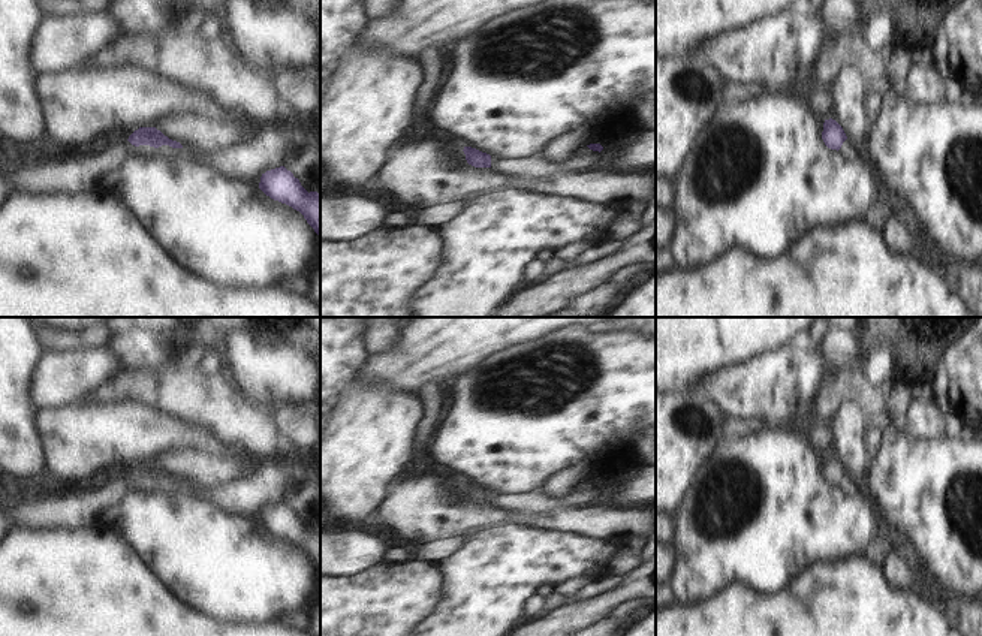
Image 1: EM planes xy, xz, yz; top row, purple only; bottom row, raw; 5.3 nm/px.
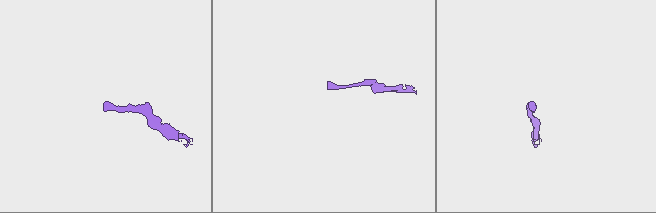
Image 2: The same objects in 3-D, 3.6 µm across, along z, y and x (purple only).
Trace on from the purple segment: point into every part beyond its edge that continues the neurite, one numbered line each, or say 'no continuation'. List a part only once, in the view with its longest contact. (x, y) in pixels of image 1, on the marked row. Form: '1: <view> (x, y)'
no continuation

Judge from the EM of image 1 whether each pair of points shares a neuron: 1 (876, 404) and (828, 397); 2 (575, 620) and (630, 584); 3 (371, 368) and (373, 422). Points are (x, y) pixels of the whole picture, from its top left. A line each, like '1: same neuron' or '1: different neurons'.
1: same neuron
2: same neuron
3: different neurons

